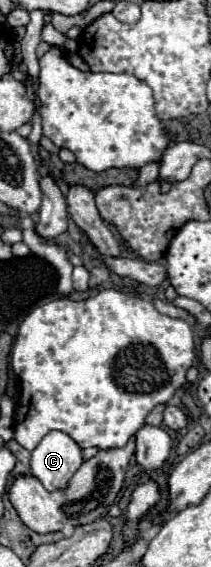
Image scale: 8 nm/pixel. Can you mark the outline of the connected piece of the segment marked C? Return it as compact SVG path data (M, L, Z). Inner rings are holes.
M49 431L31 453L31 473L47 491L65 489L83 463L83 449L63 431Z

